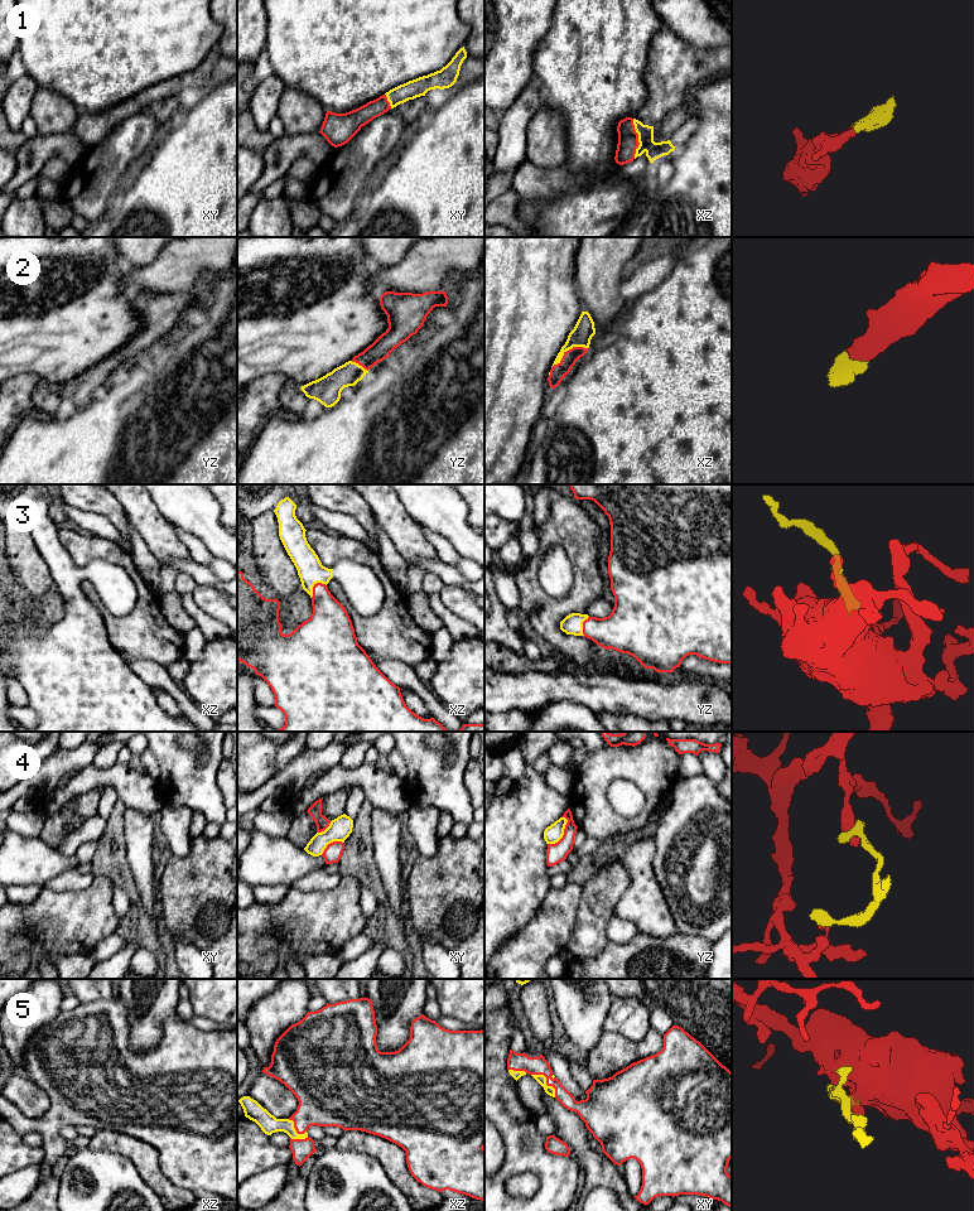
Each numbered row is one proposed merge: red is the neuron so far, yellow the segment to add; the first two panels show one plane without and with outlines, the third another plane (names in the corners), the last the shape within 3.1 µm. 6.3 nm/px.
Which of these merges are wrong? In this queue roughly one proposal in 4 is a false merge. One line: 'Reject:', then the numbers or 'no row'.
Reject: 4

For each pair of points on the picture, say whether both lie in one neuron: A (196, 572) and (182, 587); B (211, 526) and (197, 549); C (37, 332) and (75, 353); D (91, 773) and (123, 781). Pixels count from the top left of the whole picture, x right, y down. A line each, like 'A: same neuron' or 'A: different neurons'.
A: different neurons
B: different neurons
C: same neuron
D: same neuron

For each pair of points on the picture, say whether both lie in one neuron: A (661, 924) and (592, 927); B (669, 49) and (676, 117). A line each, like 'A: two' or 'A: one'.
A: two
B: two

